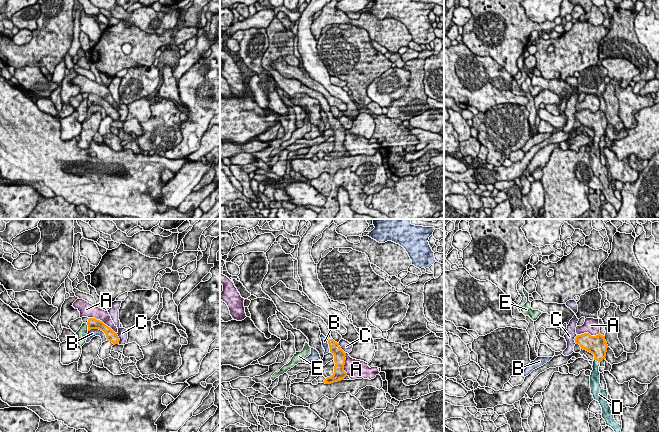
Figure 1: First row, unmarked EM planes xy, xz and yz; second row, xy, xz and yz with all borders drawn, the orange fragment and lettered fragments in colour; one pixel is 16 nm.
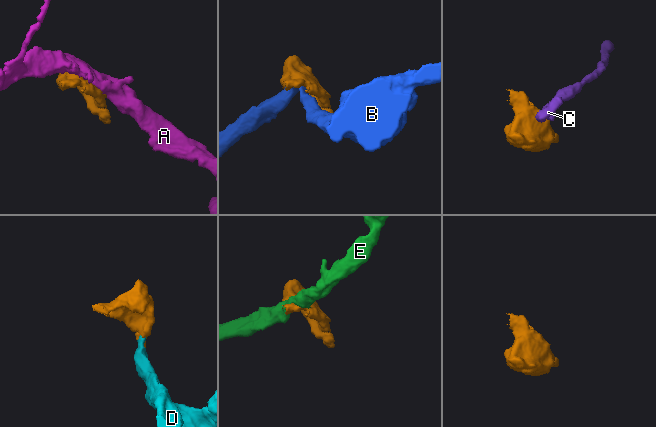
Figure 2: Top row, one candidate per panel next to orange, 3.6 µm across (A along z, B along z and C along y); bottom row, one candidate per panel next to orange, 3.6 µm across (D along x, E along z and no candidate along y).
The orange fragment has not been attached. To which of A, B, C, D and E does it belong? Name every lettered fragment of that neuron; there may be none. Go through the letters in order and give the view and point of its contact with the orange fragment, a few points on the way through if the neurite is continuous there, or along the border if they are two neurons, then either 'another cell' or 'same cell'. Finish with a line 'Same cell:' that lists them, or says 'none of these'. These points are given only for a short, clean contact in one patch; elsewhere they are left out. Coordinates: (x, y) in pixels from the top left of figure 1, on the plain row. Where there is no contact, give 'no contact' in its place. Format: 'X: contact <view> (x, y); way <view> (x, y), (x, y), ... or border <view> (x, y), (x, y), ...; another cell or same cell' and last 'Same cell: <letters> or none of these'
A: contact xy (102, 98); another cell
B: contact xy (100, 105); another cell
C: contact xy (118, 114); border xy (116, 109), (119, 115), (118, 119); another cell
D: contact yz (597, 136); way yz (597, 121), (597, 136), (595, 150); same cell
E: contact xy (88, 103); another cell
Same cell: D

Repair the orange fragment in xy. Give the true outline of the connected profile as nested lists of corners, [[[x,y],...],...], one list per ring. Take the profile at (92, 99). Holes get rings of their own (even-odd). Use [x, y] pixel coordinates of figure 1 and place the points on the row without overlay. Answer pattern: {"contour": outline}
{"contour": [[[89,94],[87,101],[88,107],[90,107],[91,105],[99,105],[105,109],[107,117],[112,118],[114,121],[119,119],[120,115],[117,109],[115,109],[110,103],[105,101],[102,97],[97,96],[95,94]]]}

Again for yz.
{"contour": [[[589,109],[577,111],[575,119],[579,120],[581,125],[586,126],[594,131],[593,146],[590,151],[590,164],[594,176],[598,177],[602,184],[602,194],[606,201],[611,203],[615,210],[619,212],[622,201],[618,200],[614,195],[614,190],[608,180],[608,168],[601,163],[600,160],[600,138],[605,135],[607,128],[607,118],[605,112],[600,109],[596,112],[591,112]]]}

